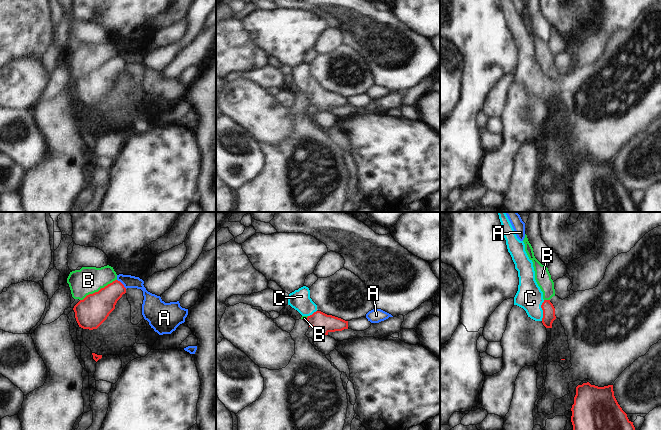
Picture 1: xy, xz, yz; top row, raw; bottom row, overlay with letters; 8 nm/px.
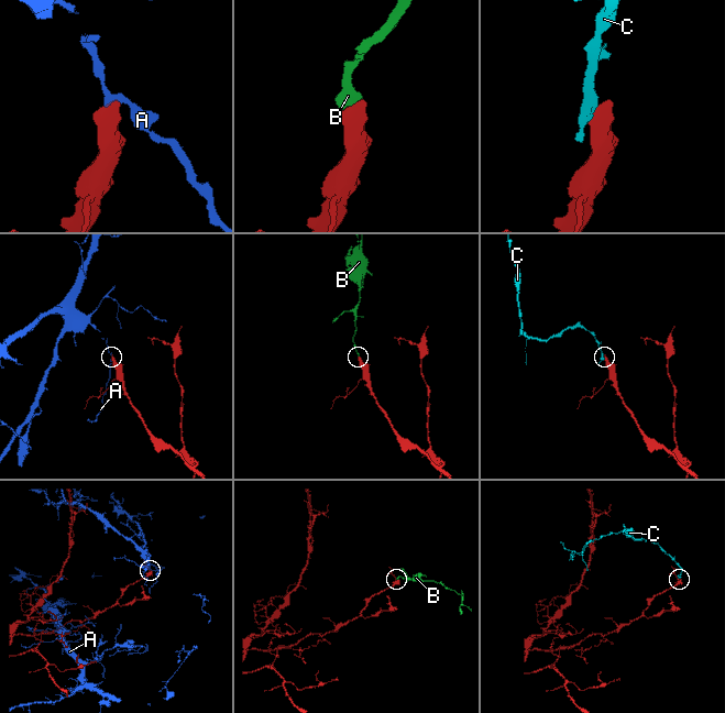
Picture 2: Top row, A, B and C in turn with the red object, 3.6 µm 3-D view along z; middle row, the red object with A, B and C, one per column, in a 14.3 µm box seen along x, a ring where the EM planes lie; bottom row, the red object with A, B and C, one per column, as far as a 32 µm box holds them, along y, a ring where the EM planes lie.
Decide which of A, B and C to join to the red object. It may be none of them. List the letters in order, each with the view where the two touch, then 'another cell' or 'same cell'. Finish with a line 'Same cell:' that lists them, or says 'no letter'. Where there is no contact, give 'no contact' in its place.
A: xy | another cell
B: xy | another cell
C: yz | same cell
Same cell: C

